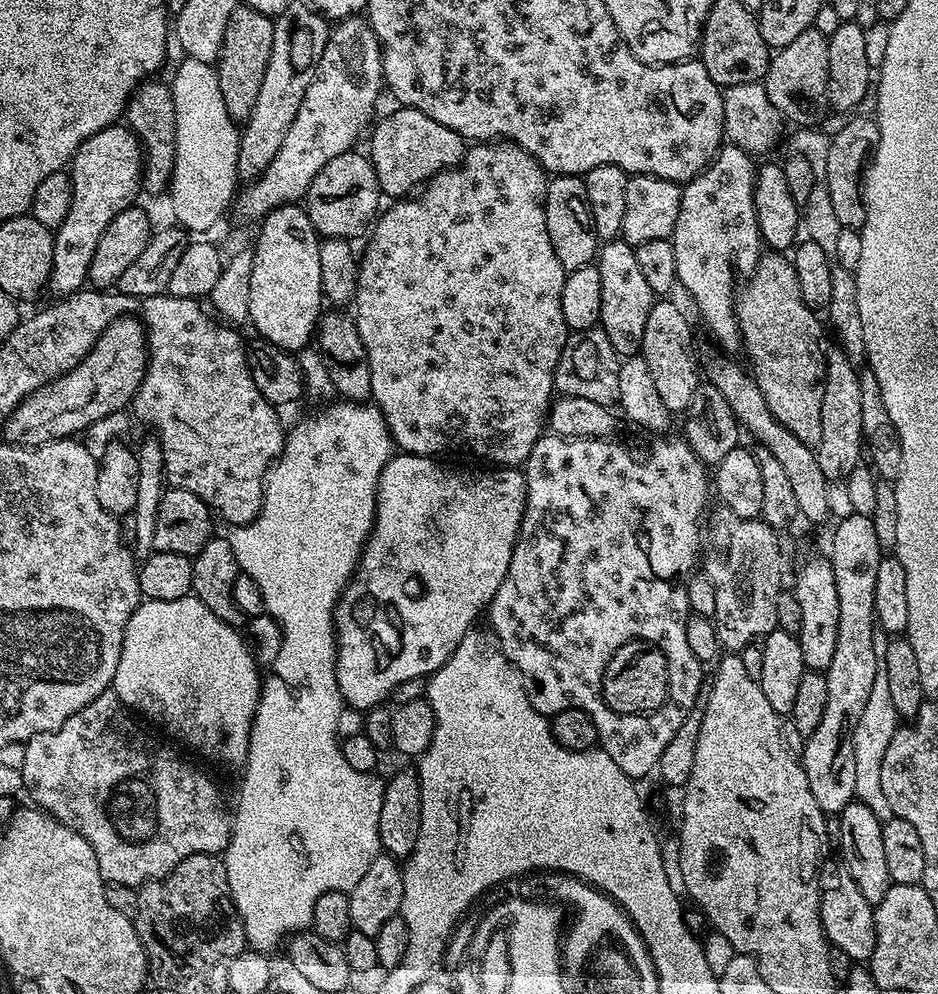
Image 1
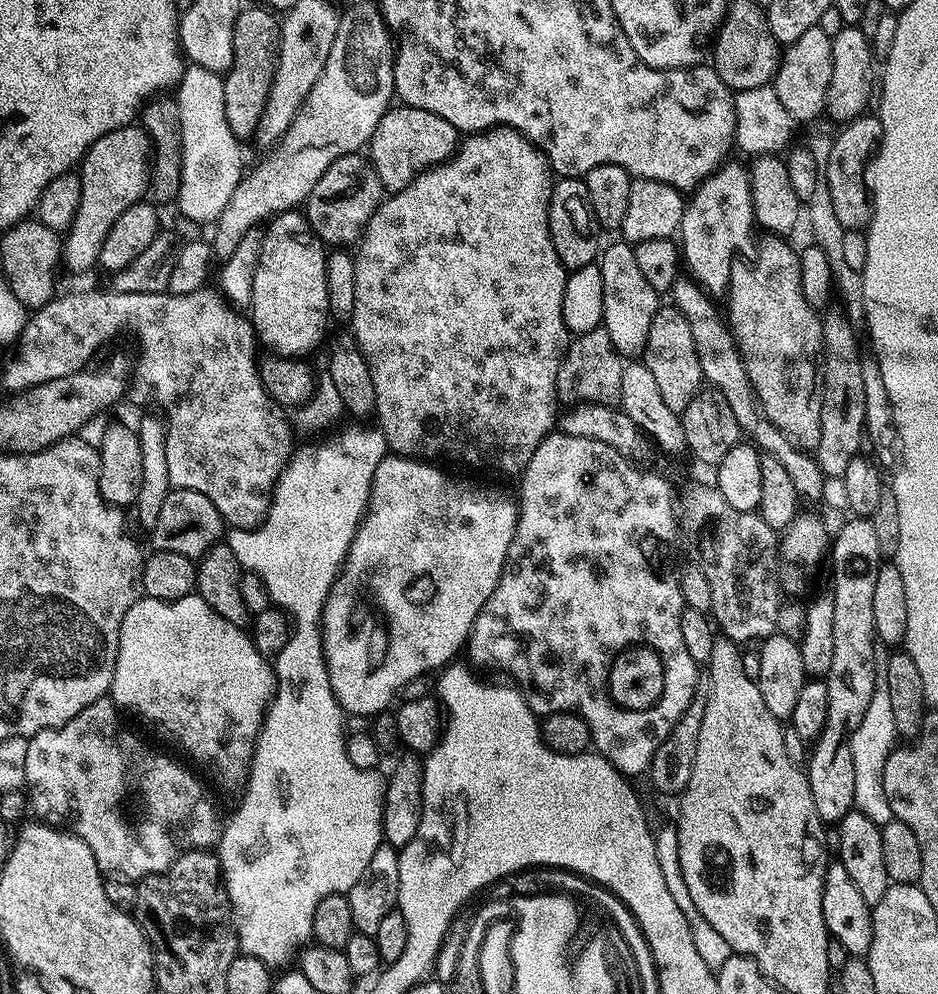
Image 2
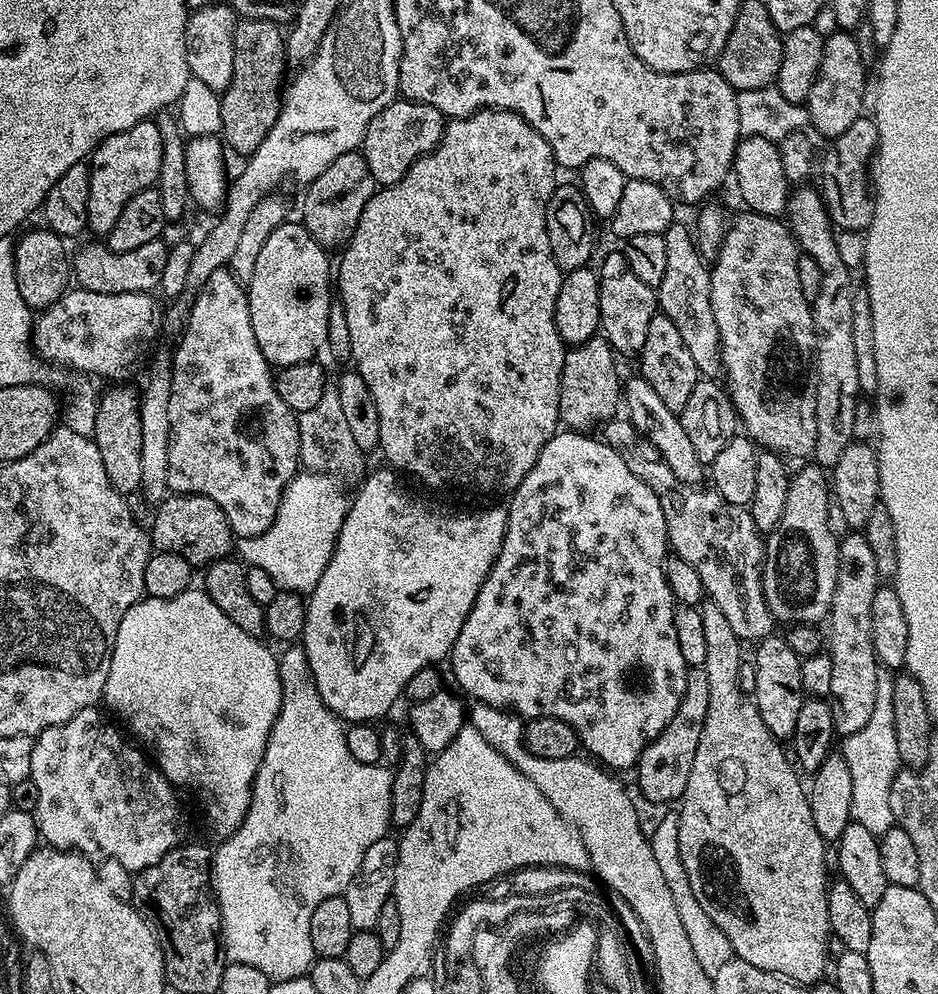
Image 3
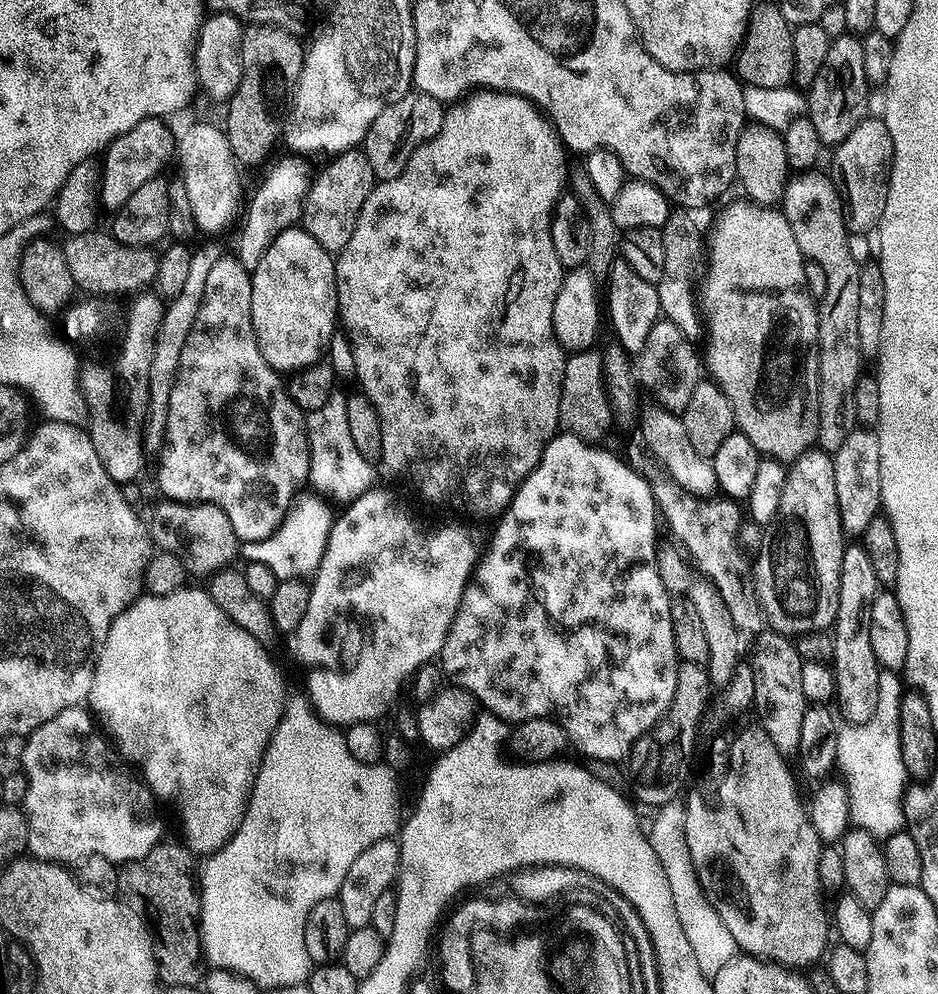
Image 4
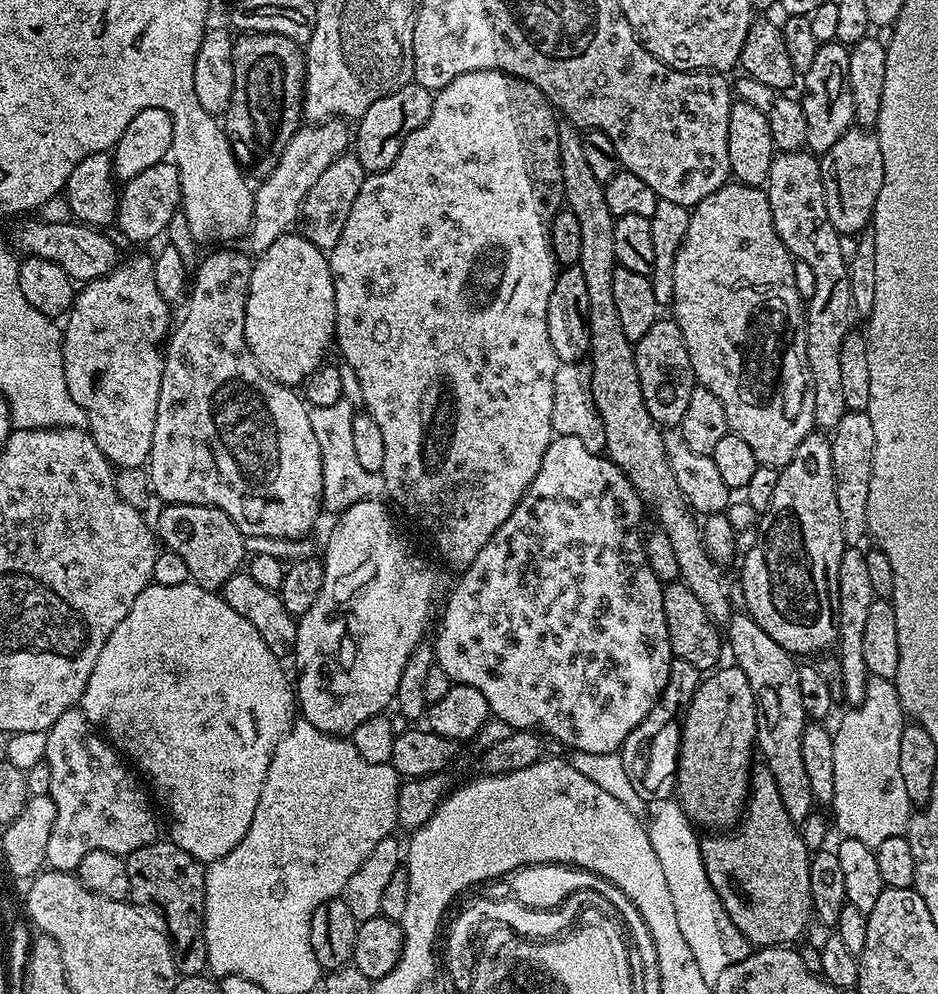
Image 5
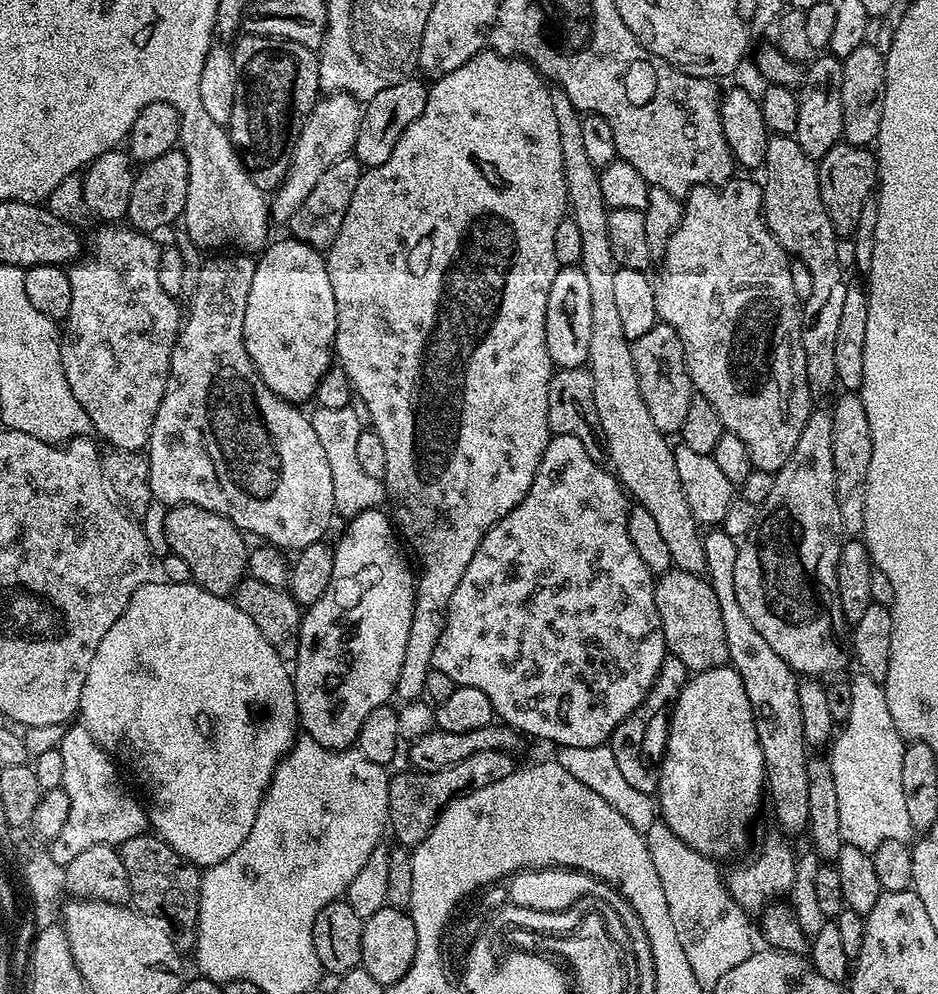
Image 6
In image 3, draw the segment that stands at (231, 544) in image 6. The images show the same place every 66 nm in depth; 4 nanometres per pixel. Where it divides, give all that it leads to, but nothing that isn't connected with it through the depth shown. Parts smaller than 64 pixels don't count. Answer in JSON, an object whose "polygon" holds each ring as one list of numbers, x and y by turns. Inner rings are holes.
{"polygon":[[169,494,164,501,155,505,156,517,152,520,150,535,152,543,161,552,173,552,193,566,207,566,215,560,225,559,234,548,234,533,228,525,226,514,214,502,205,496,187,494]]}

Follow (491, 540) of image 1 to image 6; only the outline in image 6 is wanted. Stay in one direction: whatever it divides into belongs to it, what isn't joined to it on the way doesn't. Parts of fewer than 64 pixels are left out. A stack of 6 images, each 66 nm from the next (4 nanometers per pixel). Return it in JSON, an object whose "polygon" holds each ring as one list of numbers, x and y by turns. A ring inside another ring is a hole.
{"polygon":[[371,508,351,517,347,524,348,529,340,536,340,544,335,545,332,580,324,593,307,605,303,613,300,645,294,661,299,727,308,731,305,732,307,739,334,749,351,749,370,710,393,699,398,670,402,670,402,657,406,654,406,638,410,638,410,622,416,601,417,577,404,557,405,549,389,513]]}

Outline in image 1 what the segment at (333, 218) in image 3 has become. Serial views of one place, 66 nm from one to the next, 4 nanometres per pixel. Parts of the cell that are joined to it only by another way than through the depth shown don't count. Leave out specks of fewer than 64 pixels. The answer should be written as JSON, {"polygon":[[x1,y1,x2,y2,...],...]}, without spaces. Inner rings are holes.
{"polygon":[[353,150,338,154,338,158,330,158,330,162,314,174,314,182,310,182,308,187,306,211,314,230,321,237,352,240,373,223,381,207,380,200,380,183,371,159,365,153,363,156,359,150]]}

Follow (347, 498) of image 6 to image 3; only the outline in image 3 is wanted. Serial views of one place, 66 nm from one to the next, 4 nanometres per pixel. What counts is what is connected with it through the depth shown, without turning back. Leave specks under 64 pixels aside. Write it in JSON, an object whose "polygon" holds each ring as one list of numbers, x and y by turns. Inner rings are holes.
{"polygon":[[329,386,318,401,314,410,306,410,298,416,298,434,300,435,300,464,314,474,327,474,332,478,340,476,365,475,365,453,360,451,354,442,353,433,345,421,345,413,341,409,338,390]]}

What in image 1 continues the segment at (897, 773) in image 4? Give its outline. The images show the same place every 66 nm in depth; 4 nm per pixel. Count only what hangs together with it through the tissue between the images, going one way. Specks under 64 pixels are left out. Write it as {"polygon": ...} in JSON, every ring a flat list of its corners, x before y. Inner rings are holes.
{"polygon":[[881,666,878,674,874,674,874,690,870,690,870,698,866,698,866,710,862,710,862,718,858,718,858,726,854,726,852,731,852,757,856,783,855,799,870,806,870,810,874,810,874,814,882,822,893,817,890,802,886,802,886,794,882,794,882,758,886,758,890,738,894,738,897,727,898,717,886,683,886,670]]}

